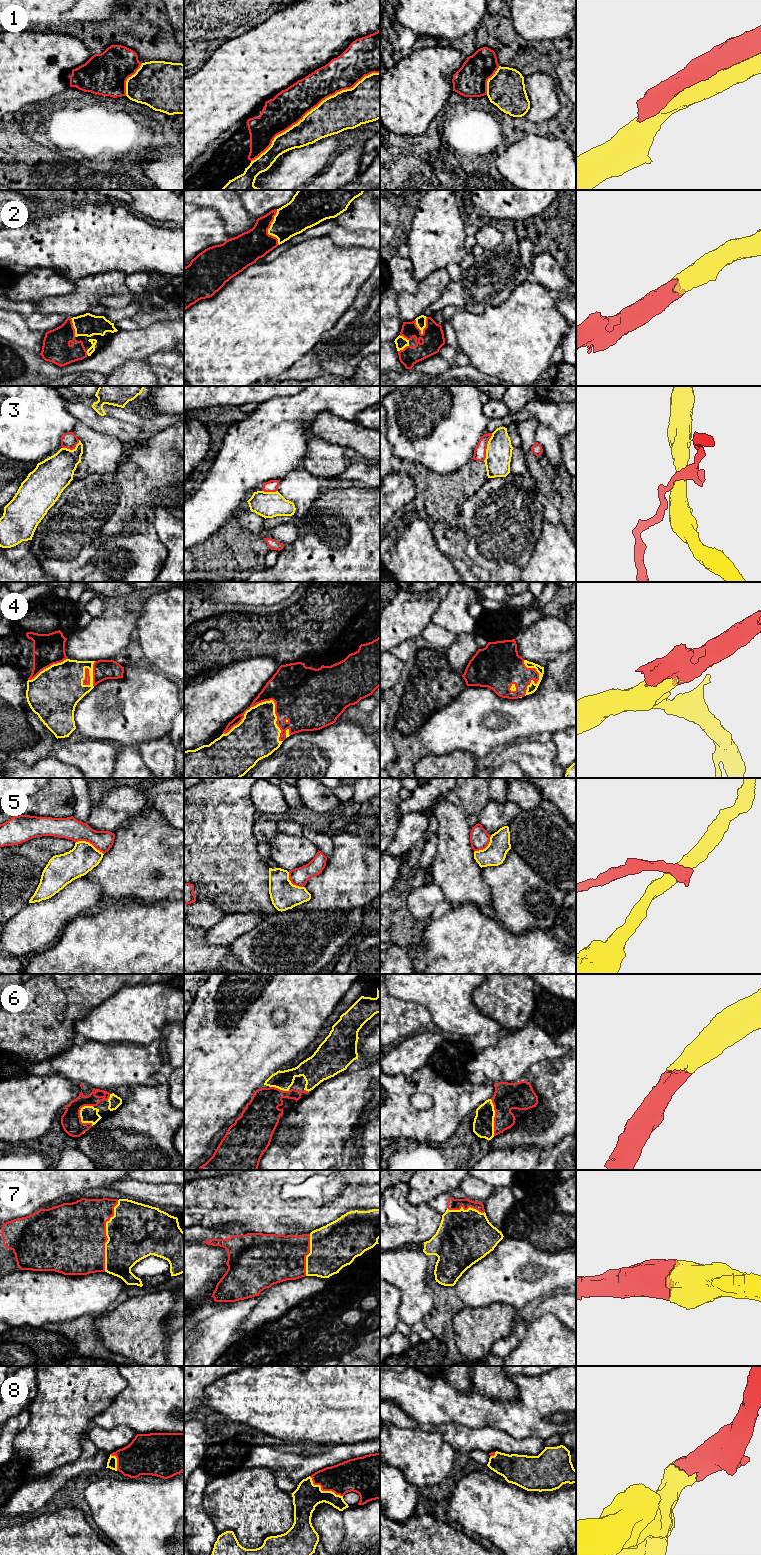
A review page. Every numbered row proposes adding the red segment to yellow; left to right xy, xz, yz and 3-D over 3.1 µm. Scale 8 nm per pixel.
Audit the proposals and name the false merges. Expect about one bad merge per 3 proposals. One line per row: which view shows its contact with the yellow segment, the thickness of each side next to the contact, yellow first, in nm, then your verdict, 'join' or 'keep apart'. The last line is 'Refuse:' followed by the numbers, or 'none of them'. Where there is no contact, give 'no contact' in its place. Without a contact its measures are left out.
1: meets yellow in xz; 300 nm thick on the yellow side, 280 nm on the other; keep apart
2: meets yellow in xz; 260 nm thick on the yellow side, 240 nm on the other; join
3: meets yellow in yz; 200 nm thick on the yellow side, 100 nm on the other; keep apart
4: meets yellow in xz; 360 nm thick on the yellow side, 130 nm on the other; join
5: meets yellow in xy; 220 nm thick on the yellow side, 180 nm on the other; keep apart
6: meets yellow in xy; 140 nm thick on the yellow side, 160 nm on the other; join
7: meets yellow in xy; 440 nm thick on the yellow side, 500 nm on the other; join
8: meets yellow in xz; 220 nm thick on the yellow side, 240 nm on the other; join
Refuse: 1, 3, 5

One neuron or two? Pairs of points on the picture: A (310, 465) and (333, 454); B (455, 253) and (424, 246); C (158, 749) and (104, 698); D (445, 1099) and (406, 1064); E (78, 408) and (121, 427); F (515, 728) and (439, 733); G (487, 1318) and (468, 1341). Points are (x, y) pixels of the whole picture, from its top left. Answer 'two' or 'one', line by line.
A: one
B: one
C: two
D: two
E: one
F: one
G: one

